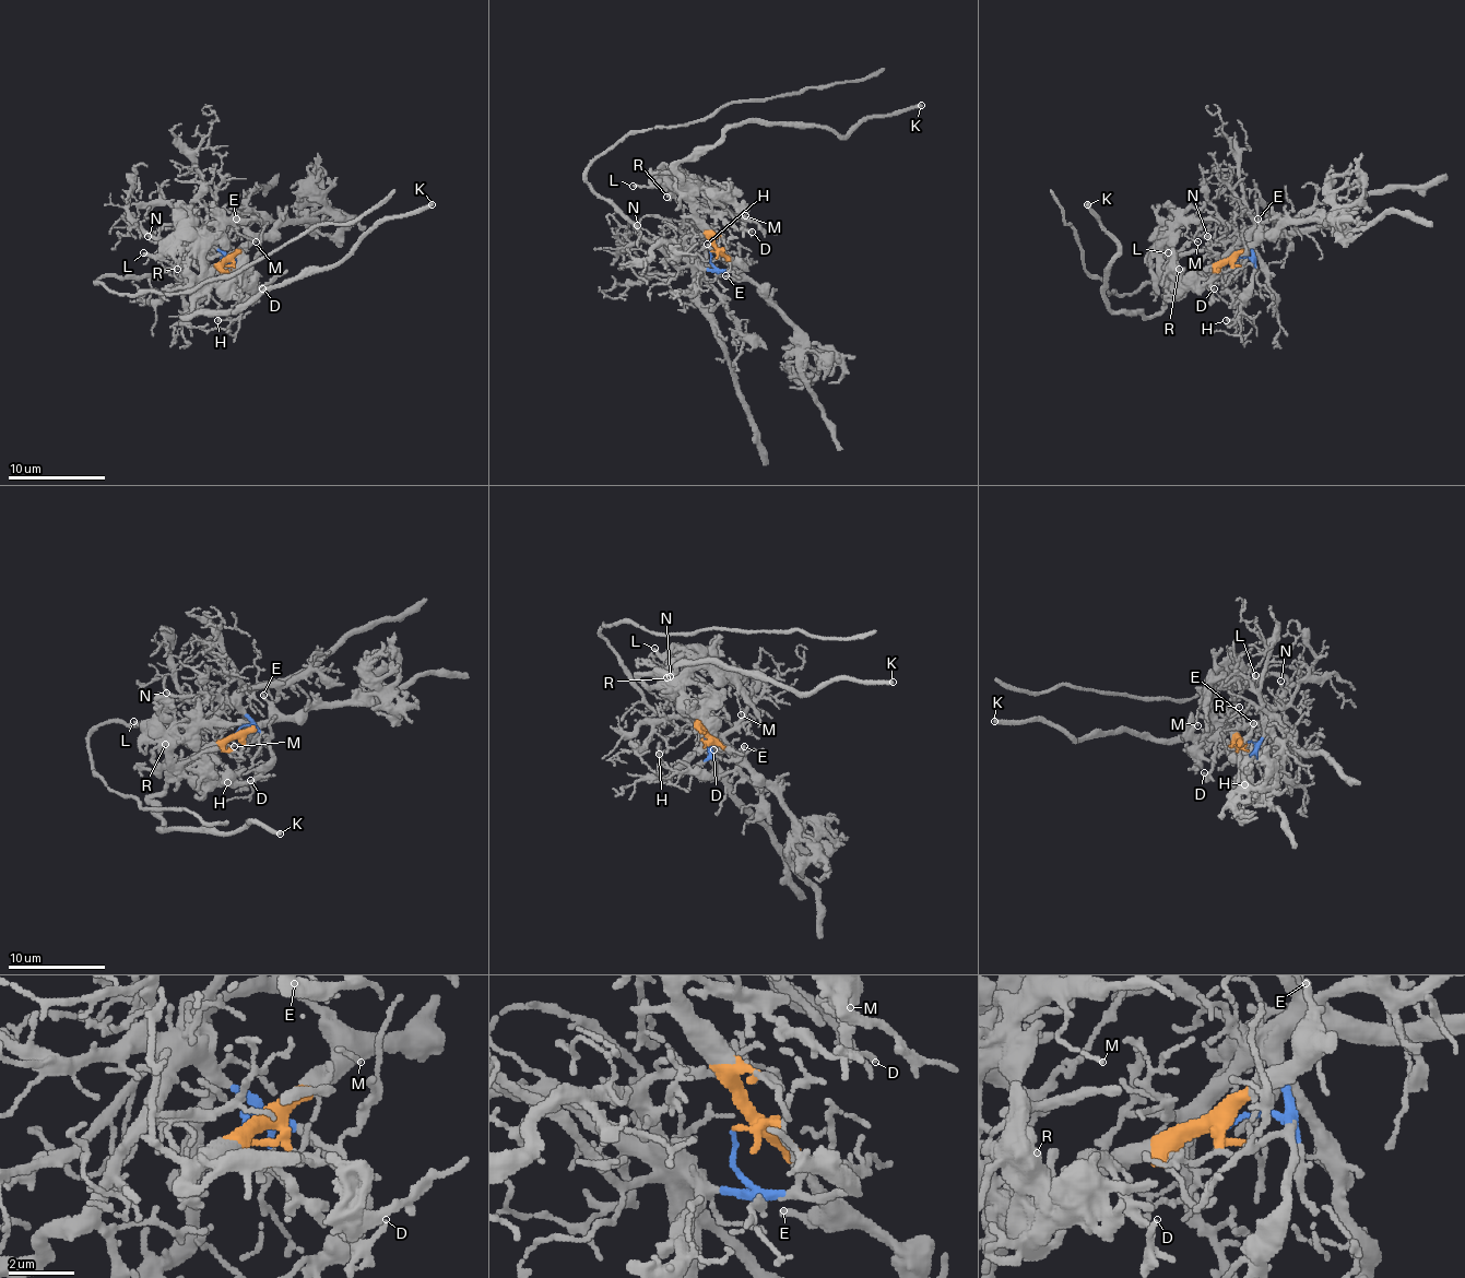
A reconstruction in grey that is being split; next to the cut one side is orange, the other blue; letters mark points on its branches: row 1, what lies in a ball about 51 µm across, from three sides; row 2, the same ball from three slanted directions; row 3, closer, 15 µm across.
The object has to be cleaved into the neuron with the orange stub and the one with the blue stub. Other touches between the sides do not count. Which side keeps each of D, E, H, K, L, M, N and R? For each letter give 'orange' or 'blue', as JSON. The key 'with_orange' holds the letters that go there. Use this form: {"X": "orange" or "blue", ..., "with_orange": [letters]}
{"D": "orange", "E": "orange", "H": "blue", "K": "orange", "L": "orange", "M": "orange", "N": "blue", "R": "orange", "with_orange": ["D", "E", "K", "L", "M", "R"]}

